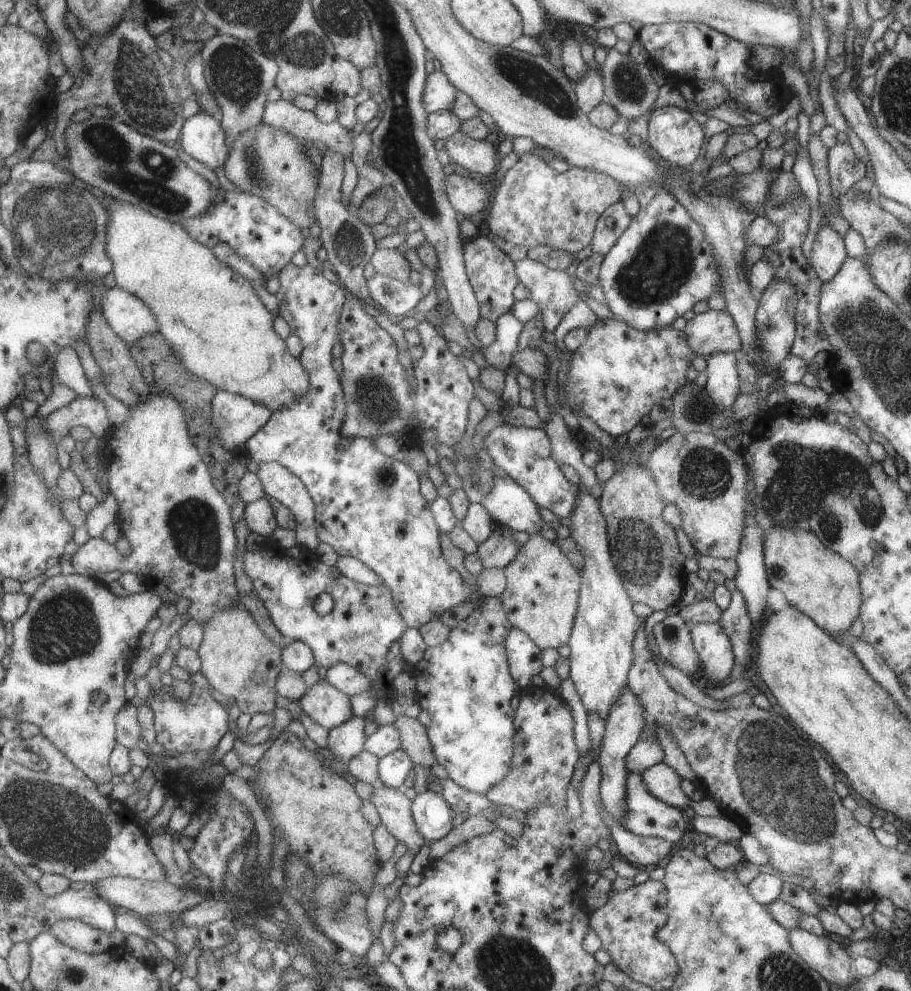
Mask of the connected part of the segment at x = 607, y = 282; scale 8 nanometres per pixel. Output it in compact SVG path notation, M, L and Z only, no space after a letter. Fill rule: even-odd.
M647 181L639 183L631 192L638 200L639 211L603 257L600 288L606 306L615 318L634 329L650 331L669 327L673 320L683 316L700 300L707 300L720 291L722 295L722 282L711 245L705 240L700 226L669 191L655 181Z

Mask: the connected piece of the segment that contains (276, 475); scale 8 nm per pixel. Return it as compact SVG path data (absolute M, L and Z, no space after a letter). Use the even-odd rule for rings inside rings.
M259 463L258 475L266 494L280 500L297 519L298 542L303 548L314 550L319 546L315 502L301 477L279 463Z

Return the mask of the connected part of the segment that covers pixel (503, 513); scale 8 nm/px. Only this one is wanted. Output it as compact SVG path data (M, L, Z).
M498 472L494 489L485 496L481 504L487 507L498 524L509 525L516 531L540 535L543 530L540 506L518 482Z

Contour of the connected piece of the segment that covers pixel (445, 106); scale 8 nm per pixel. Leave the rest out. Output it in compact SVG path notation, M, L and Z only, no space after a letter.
M442 69L433 71L428 75L426 85L424 105L429 114L435 111L451 111L455 106L457 93L460 90L451 82L447 73Z

